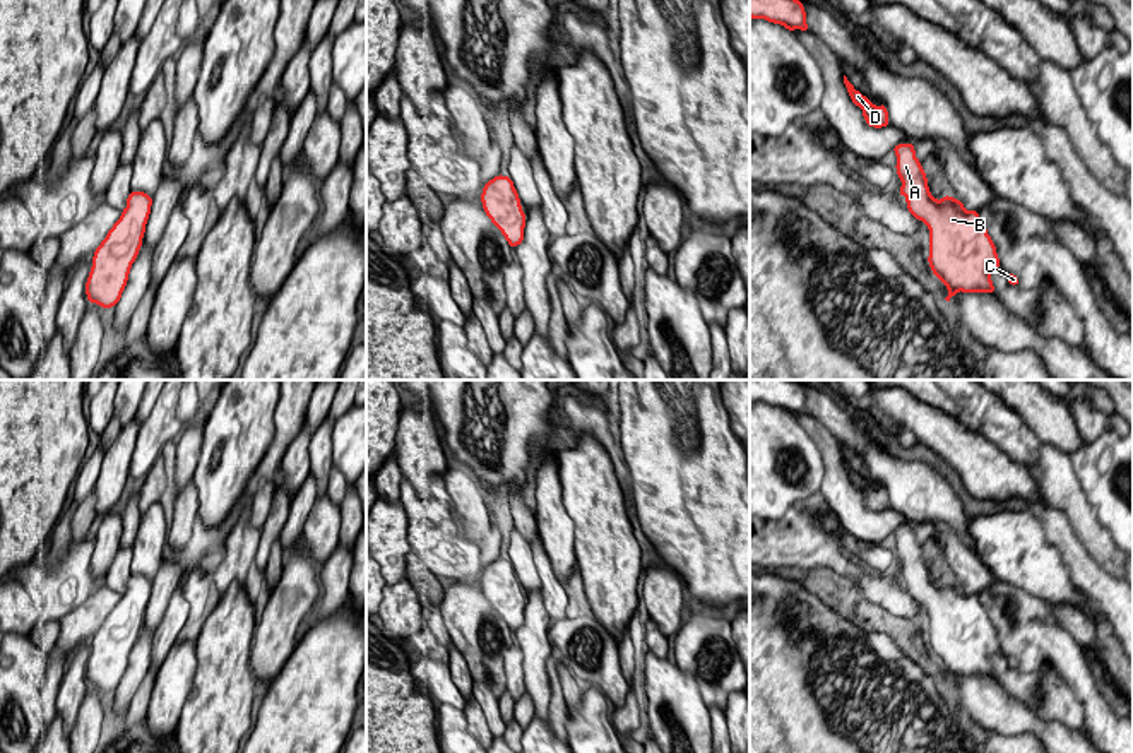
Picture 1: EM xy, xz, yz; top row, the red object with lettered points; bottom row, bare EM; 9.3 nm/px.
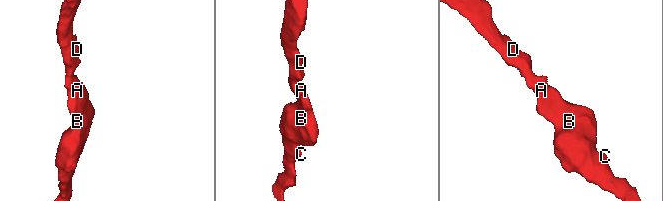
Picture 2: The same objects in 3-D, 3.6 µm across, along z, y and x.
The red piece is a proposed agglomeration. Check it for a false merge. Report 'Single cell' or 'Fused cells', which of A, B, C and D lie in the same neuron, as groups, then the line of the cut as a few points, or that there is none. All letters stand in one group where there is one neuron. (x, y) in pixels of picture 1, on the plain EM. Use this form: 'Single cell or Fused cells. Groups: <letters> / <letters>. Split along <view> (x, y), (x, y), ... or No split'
Single cell. Groups: A B C D. No split

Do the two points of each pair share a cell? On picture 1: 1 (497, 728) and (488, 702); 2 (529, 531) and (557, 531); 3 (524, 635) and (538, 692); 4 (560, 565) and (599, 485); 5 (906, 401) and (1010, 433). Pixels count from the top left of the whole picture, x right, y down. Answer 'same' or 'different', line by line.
1: same
2: different
3: same
4: different
5: different

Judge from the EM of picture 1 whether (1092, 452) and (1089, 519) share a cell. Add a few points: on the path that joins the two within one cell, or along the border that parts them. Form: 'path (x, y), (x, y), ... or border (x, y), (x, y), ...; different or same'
border (1073, 466), (1080, 490), (1111, 538); different

